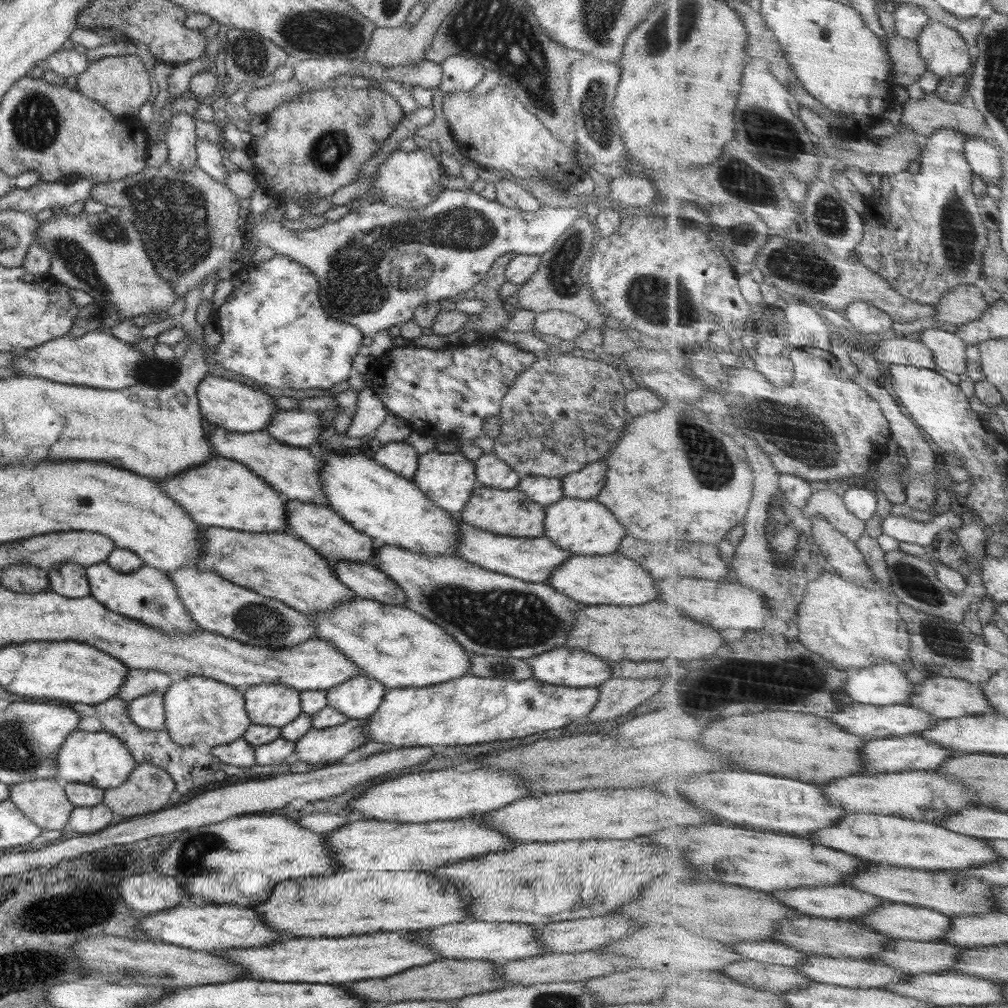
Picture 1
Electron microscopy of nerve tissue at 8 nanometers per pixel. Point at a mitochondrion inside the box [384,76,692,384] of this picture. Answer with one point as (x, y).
(561, 276)

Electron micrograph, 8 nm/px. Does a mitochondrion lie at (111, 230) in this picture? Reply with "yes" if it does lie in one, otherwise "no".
yes

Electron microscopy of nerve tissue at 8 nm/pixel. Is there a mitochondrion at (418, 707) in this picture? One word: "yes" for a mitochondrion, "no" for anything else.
no

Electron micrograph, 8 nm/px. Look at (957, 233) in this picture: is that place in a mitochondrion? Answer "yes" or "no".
yes

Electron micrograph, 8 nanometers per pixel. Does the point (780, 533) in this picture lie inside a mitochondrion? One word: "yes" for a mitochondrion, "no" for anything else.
yes

